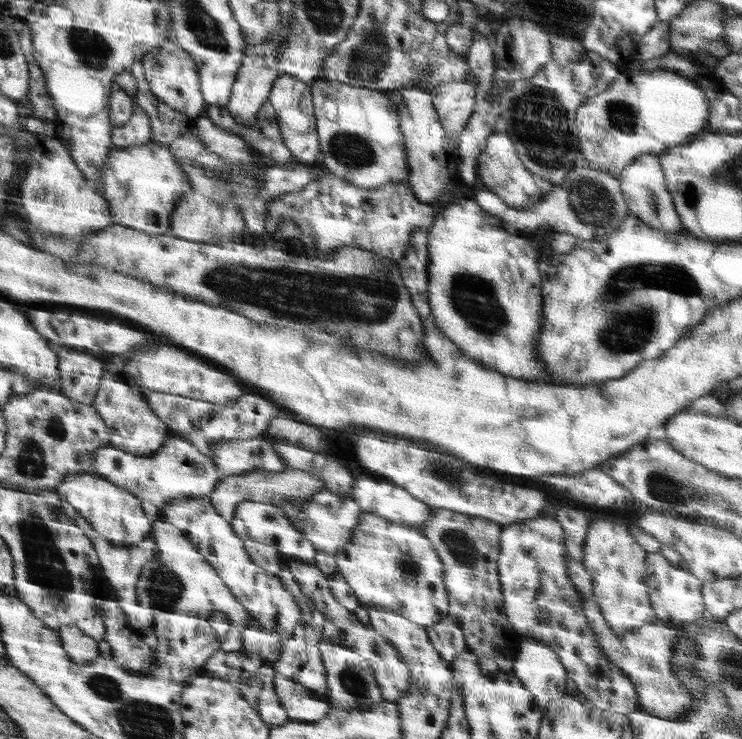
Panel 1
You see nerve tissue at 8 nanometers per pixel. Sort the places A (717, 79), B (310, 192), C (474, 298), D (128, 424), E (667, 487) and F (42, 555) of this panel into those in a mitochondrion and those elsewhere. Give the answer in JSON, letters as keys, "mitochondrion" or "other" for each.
{"A":"other","B":"other","C":"mitochondrion","D":"mitochondrion","E":"mitochondrion","F":"mitochondrion"}

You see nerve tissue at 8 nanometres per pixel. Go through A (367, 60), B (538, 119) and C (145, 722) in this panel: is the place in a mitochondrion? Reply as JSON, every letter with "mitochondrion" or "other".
{"A":"mitochondrion","B":"mitochondrion","C":"mitochondrion"}

